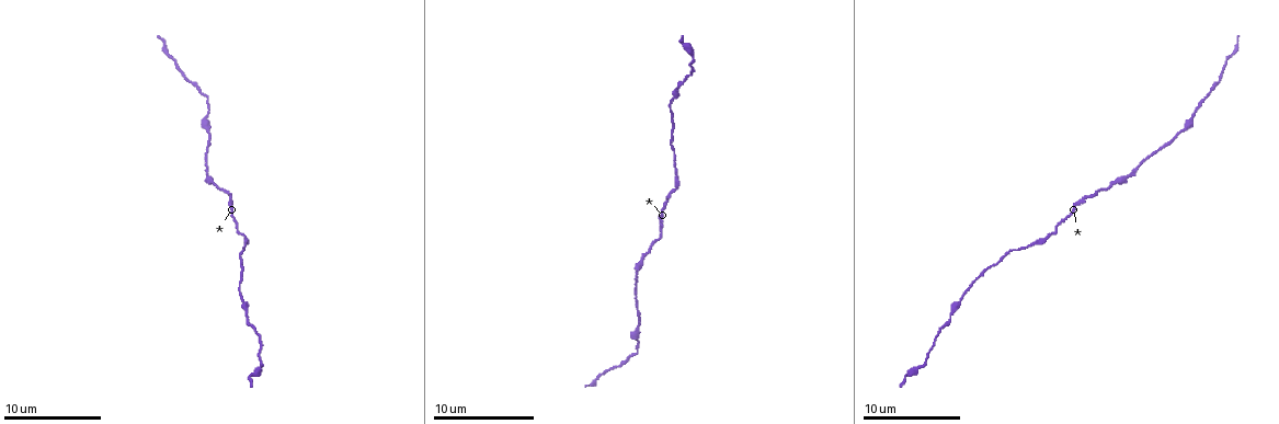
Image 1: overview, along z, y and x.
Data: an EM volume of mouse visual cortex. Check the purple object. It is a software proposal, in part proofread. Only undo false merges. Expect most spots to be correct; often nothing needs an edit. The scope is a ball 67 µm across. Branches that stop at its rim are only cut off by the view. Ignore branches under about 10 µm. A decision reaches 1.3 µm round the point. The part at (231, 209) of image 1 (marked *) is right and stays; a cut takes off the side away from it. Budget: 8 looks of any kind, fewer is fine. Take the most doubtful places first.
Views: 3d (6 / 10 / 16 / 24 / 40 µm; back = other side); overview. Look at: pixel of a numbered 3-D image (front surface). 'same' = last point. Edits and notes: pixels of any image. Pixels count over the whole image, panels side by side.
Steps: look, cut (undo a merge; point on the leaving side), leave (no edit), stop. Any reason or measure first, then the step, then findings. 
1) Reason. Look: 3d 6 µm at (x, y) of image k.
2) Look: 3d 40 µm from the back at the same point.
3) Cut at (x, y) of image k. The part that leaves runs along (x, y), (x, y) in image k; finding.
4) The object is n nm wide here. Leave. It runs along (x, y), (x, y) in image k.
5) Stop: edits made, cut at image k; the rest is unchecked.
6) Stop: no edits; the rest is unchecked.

Thick turns thin. Look: 3d 10 µm at (244, 243) of image 1.

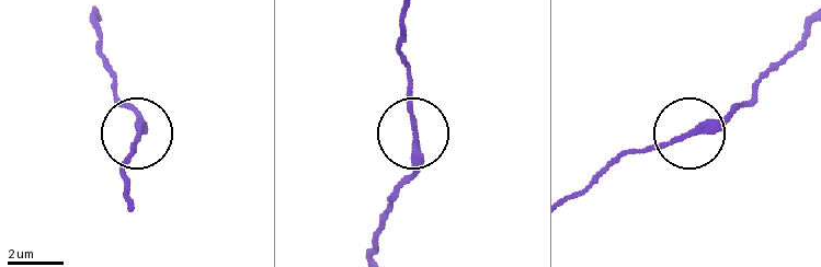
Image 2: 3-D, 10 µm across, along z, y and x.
Look: 3d 10 µm from the back at (139, 137) of image 2.

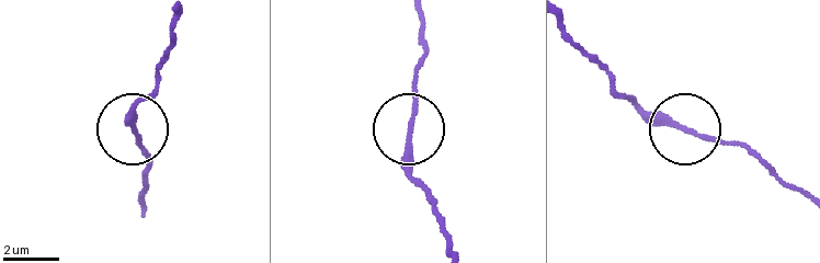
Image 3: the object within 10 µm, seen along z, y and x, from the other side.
Leave. It runs along (565, 31), (640, 111), (726, 141), (744, 141) in image 3; one neuron here.

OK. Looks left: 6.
Sudden change in width. Look: 3d 16 µm at (636, 274) of image 1.

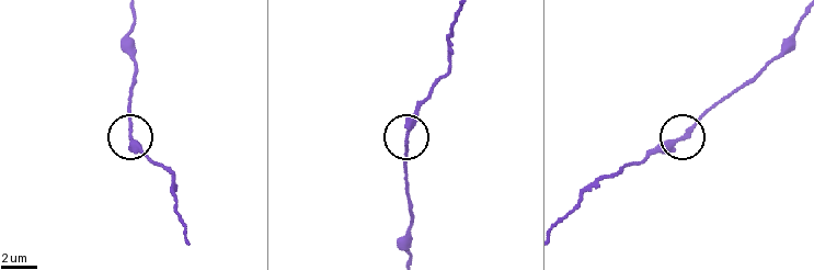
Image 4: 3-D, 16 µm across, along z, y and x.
The object is 310 nm wide here. Leave. One neuron here.

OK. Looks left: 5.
Calibre changes. Look: 3d 16 µm at (1179, 131) of image 1.

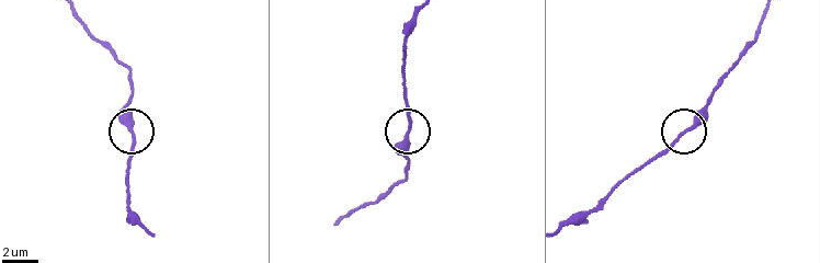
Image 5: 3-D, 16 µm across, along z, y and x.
Look: 3d 6 µm at (687, 130) of image 5.

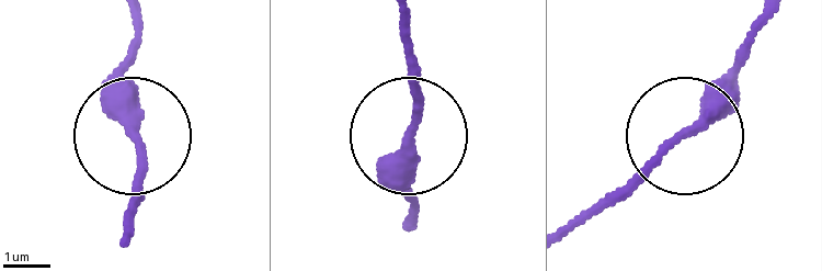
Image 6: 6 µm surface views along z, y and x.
Leave. It runs along (129, 239), (141, 160), (129, 46) in image 6; one neuron here.

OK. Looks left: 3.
Sudden change in width. Look: 3d 10 µm at (242, 299) of image 1.

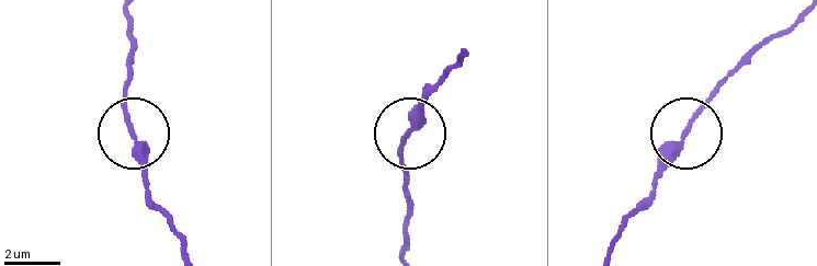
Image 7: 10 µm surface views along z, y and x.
Look: 3d 10 µm from the back at (685, 129) of image 7.

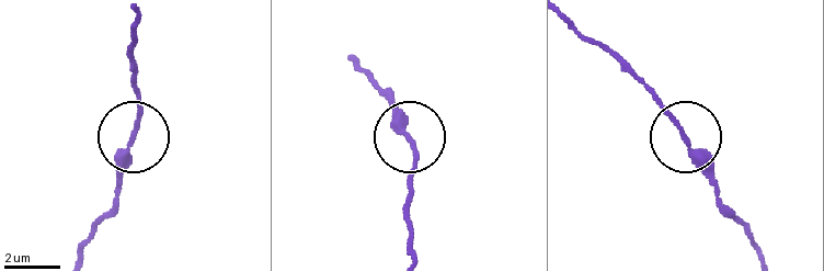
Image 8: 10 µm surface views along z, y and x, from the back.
Leave. It runs along (134, 17), (140, 122), (114, 212) in image 8; one neuron here.

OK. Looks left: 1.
Stop: no edits; the rest is unchecked.

